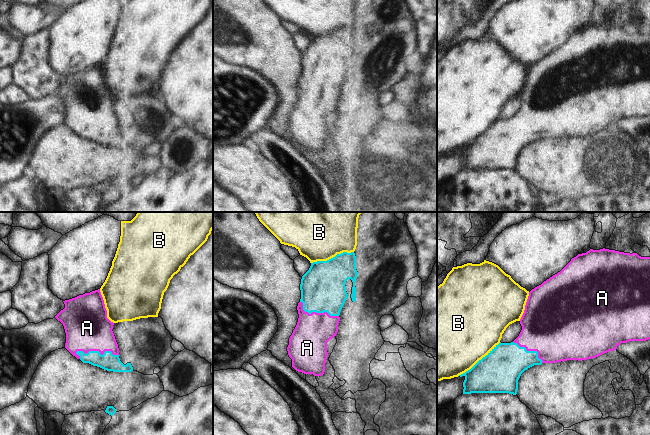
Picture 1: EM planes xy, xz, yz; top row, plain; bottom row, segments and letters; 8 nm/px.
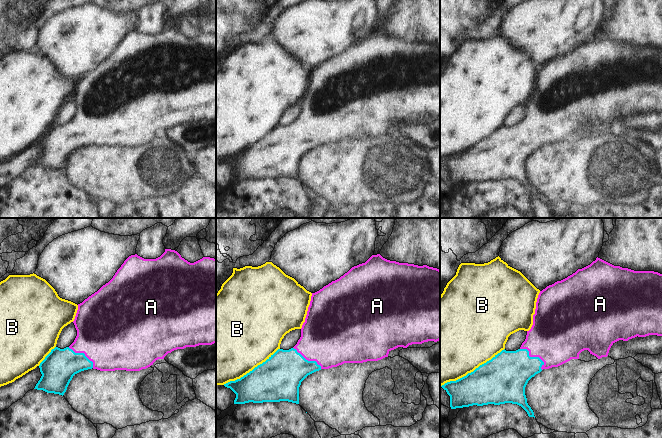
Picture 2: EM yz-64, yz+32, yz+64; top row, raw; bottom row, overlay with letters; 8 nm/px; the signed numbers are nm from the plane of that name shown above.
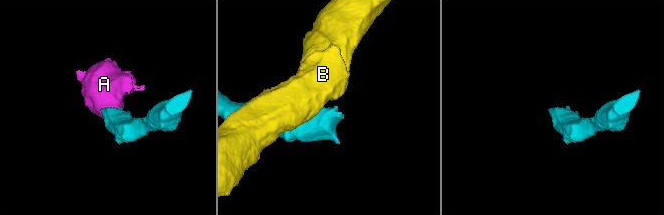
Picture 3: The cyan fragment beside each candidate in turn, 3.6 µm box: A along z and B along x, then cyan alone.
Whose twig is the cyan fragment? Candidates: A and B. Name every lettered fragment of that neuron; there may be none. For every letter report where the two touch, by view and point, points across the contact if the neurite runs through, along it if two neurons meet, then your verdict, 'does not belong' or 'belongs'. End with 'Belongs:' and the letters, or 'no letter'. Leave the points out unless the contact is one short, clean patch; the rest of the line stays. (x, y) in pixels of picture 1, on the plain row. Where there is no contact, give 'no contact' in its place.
A: meets cyan in xy at (97, 127); runs through xy (107, 137), (97, 127), (87, 104); belongs
B: meets cyan in yz at (479, 136); does not belong
Belongs: A

